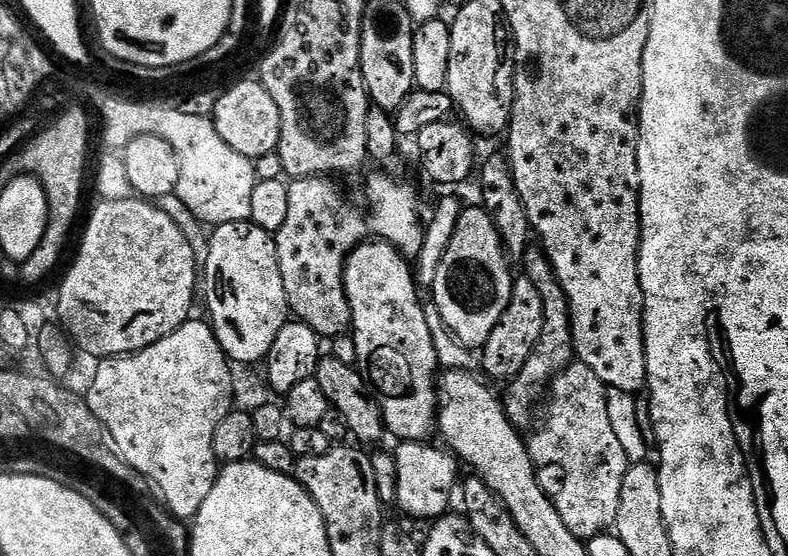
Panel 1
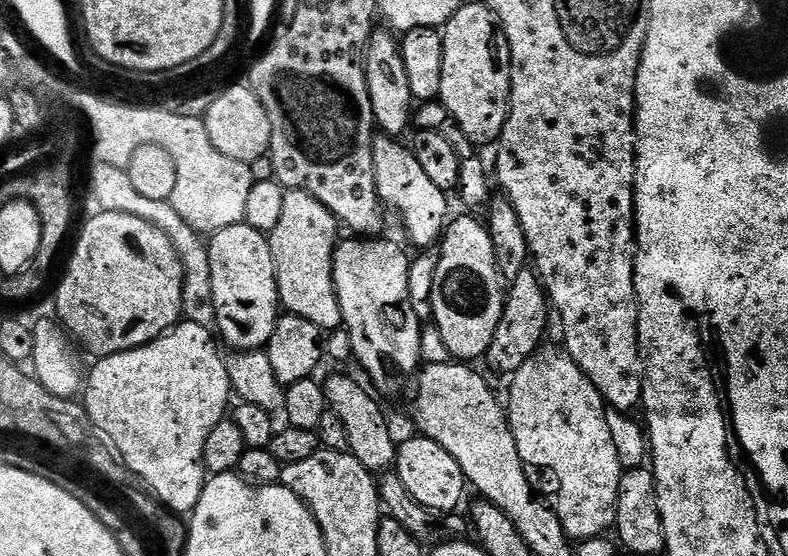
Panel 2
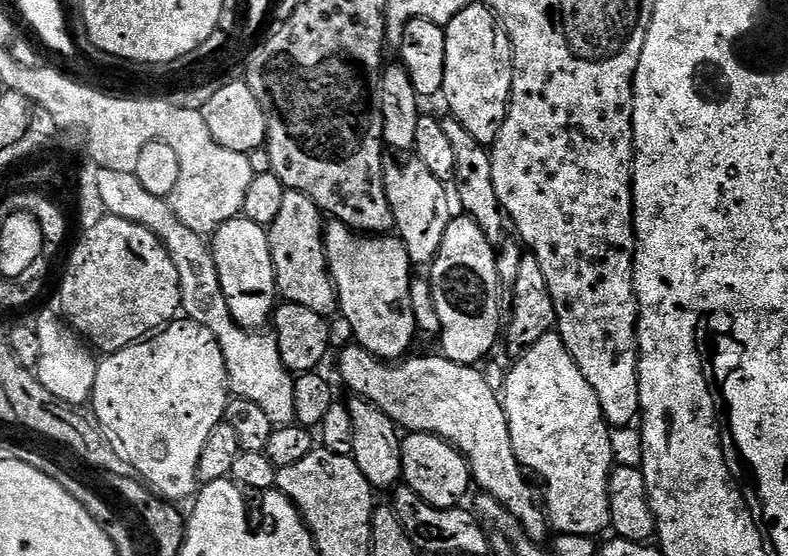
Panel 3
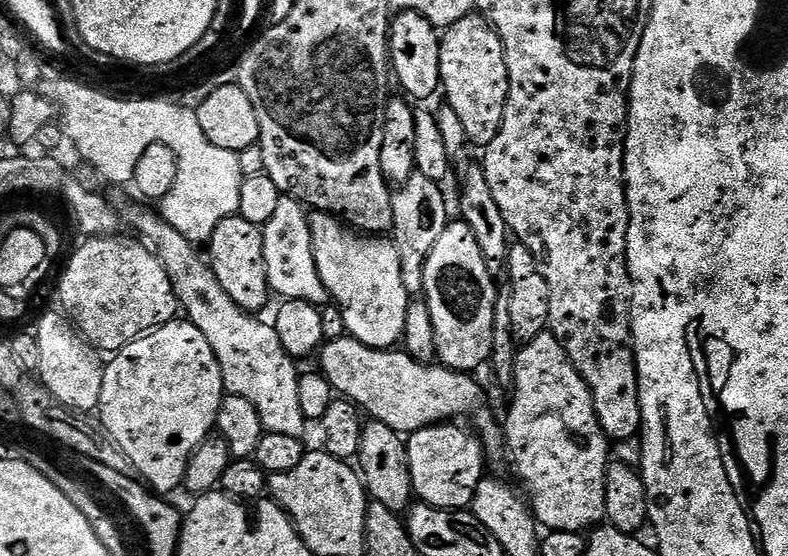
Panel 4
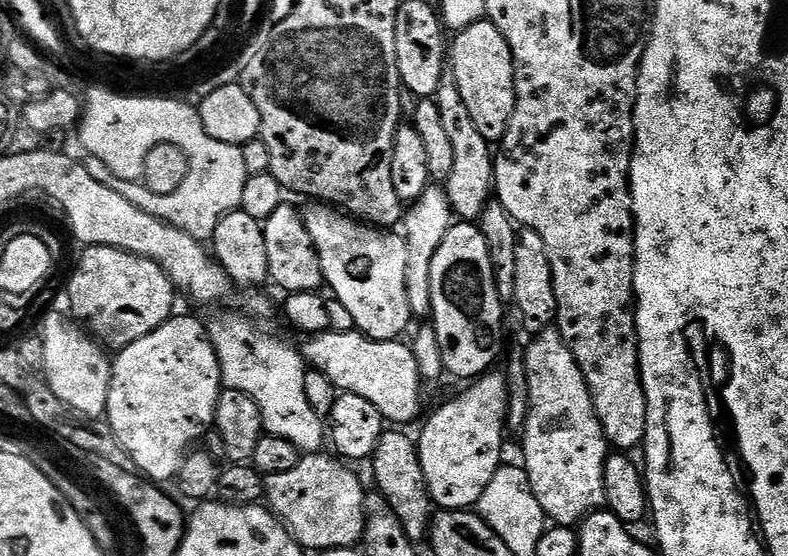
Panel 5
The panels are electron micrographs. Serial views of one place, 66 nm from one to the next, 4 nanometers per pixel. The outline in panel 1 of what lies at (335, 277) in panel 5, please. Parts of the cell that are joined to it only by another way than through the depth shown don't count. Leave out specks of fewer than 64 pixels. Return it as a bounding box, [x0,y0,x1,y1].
[344,242,438,442]

